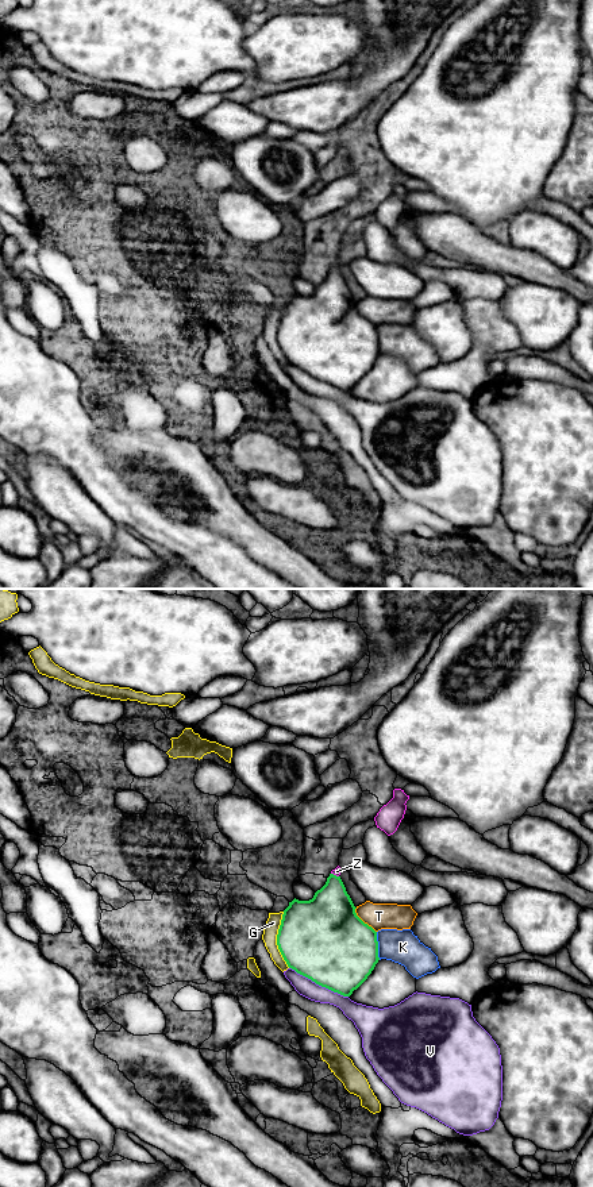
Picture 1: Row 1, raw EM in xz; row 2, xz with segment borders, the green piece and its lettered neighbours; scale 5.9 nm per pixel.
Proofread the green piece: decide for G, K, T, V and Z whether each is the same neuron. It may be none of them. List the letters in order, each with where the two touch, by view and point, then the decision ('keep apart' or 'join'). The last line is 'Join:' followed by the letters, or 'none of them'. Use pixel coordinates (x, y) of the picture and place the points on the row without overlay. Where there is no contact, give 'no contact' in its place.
G: meets green in xz at (277, 335); keep apart
K: meets green in xz at (377, 340); keep apart
T: meets green in xz at (362, 316); keep apart
V: meets green in xz at (319, 380); keep apart
Z: meets green in xz at (335, 270); join
Join: Z

